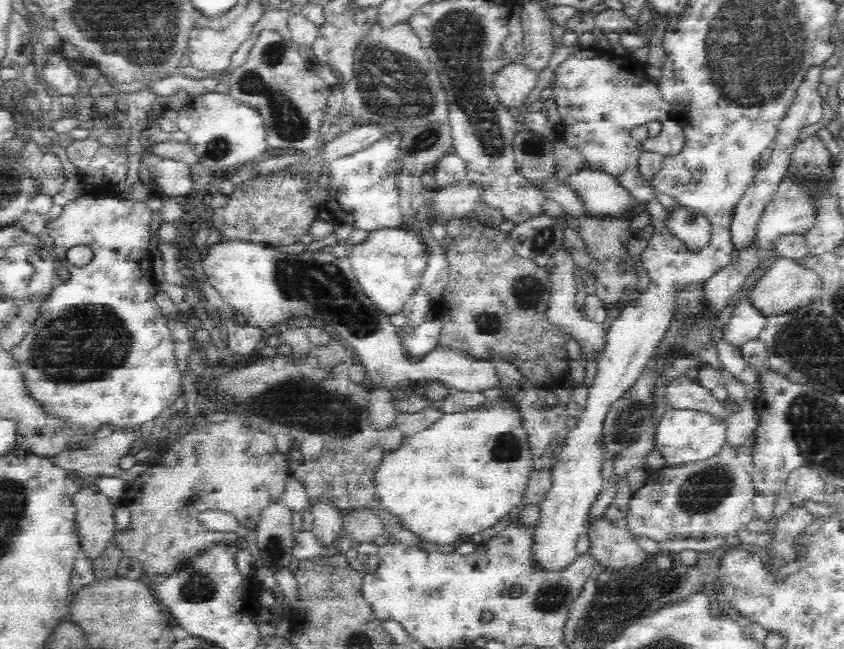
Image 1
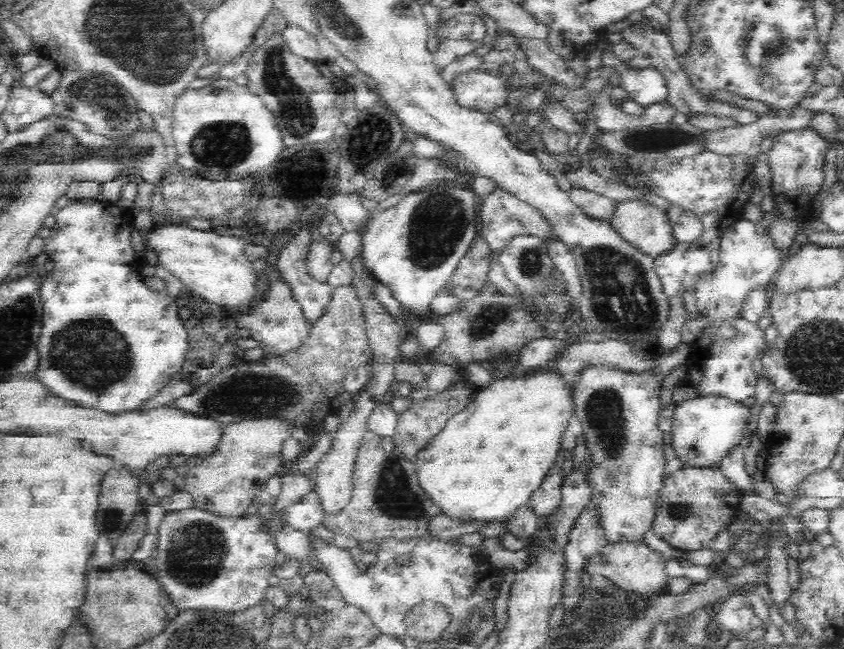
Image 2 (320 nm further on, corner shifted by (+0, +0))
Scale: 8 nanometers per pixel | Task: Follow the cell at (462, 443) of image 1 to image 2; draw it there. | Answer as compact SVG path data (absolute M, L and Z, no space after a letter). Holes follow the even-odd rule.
M542 368L537 372L526 373L525 375L515 375L512 377L506 377L505 379L491 379L489 386L476 392L476 398L465 406L460 412L457 412L446 422L446 426L437 432L426 446L416 453L413 460L415 468L415 475L423 490L423 493L428 495L428 498L432 501L432 504L439 508L440 513L452 520L461 520L461 522L503 522L521 506L528 505L531 499L532 493L541 487L542 480L546 476L548 469L560 460L558 454L560 454L560 440L562 440L562 434L564 434L564 428L569 426L569 421L573 416L572 399L569 384L563 381L563 377L560 373L554 373L552 370Z

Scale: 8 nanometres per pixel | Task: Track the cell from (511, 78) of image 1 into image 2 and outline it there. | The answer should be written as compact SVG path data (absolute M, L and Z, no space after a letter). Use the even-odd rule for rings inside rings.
M478 70L456 76L451 84L458 103L466 108L486 113L507 106L510 88L505 76Z

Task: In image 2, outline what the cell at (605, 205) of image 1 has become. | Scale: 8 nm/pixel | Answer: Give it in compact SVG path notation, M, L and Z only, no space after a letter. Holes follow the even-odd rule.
M620 200L608 222L640 252L657 257L676 242L664 211L646 200Z

